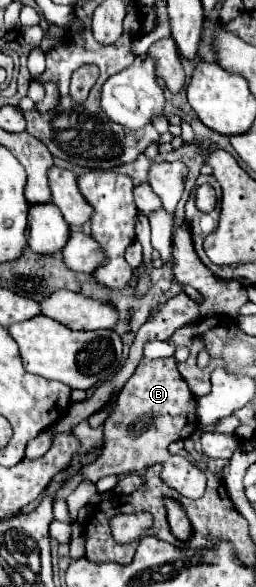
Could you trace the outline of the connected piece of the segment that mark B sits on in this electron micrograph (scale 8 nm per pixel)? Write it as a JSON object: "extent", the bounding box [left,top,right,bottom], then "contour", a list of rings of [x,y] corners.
{"extent":[82,359,198,483],"contour":[[[142,359],[134,375],[114,403],[114,411],[104,423],[104,447],[100,457],[82,467],[82,481],[96,483],[106,475],[144,473],[154,463],[164,463],[170,453],[168,445],[178,439],[188,439],[198,429],[194,395],[176,369],[174,359]]]}

